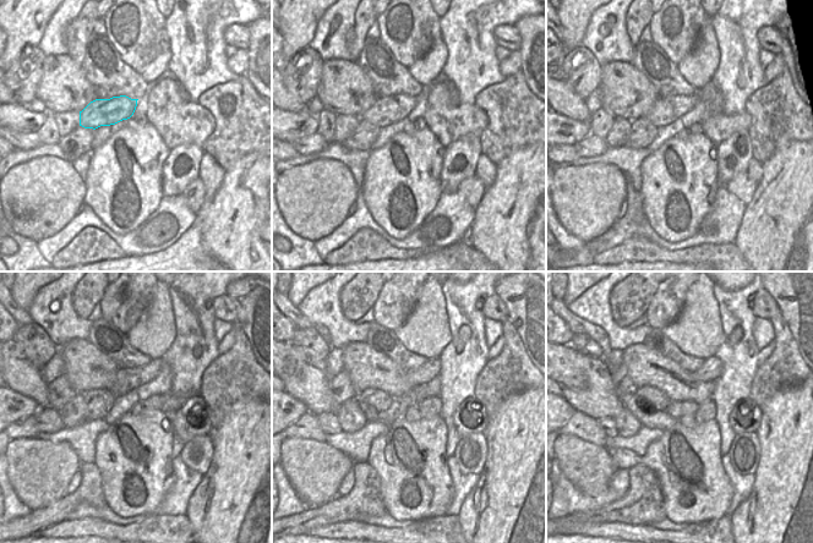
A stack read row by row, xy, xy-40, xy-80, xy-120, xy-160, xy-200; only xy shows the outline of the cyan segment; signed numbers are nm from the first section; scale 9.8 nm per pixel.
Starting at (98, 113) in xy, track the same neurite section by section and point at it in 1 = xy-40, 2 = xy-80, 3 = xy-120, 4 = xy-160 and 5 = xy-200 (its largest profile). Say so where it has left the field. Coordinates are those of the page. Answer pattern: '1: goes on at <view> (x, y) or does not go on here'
1: goes on at xy-40 (389, 110)
2: goes on at xy-80 (665, 110)
3: goes on at xy-120 (126, 380)
4: goes on at xy-160 (429, 371)
5: goes on at xy-200 (711, 369)

